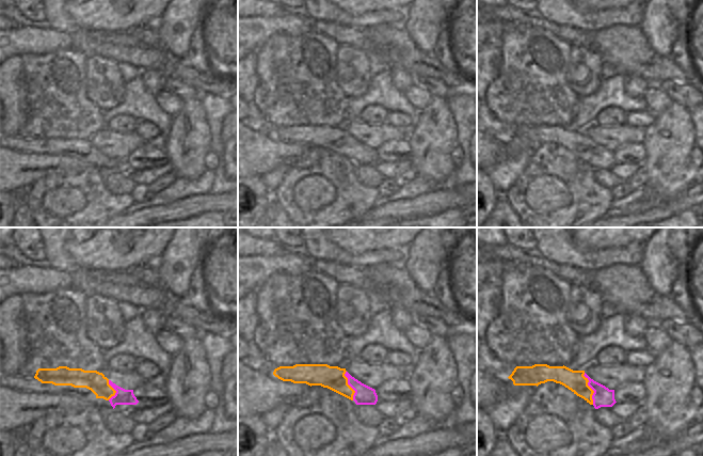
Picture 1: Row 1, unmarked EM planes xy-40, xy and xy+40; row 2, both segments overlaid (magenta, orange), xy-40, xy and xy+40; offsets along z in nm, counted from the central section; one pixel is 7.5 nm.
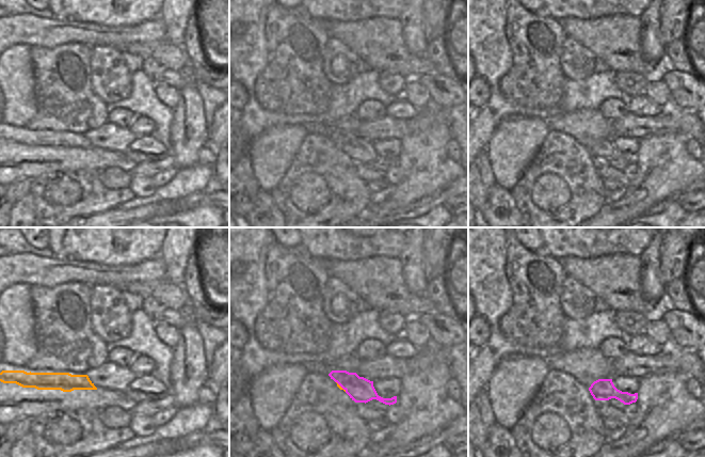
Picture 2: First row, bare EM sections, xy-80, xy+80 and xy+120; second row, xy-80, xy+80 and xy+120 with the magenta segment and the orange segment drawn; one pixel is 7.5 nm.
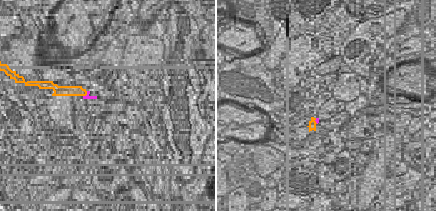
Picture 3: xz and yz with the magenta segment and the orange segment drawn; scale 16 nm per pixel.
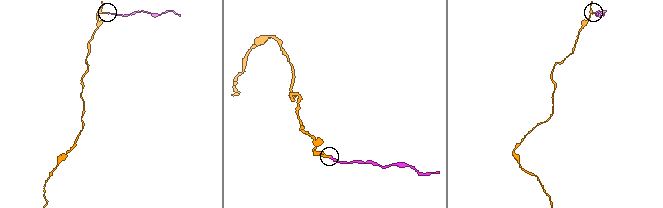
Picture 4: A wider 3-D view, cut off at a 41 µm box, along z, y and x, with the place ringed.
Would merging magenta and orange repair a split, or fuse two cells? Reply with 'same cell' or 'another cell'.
another cell

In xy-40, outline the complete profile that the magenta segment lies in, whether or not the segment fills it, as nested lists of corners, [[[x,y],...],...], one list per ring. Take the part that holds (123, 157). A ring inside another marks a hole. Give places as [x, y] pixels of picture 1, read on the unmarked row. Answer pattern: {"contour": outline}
{"contour": [[[109,141],[109,145],[116,152],[115,156],[109,160],[113,170],[116,166],[137,166],[139,163],[133,155],[133,151],[125,151],[111,141]]]}

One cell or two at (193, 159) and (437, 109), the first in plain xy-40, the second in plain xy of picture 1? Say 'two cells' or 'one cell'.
one cell

